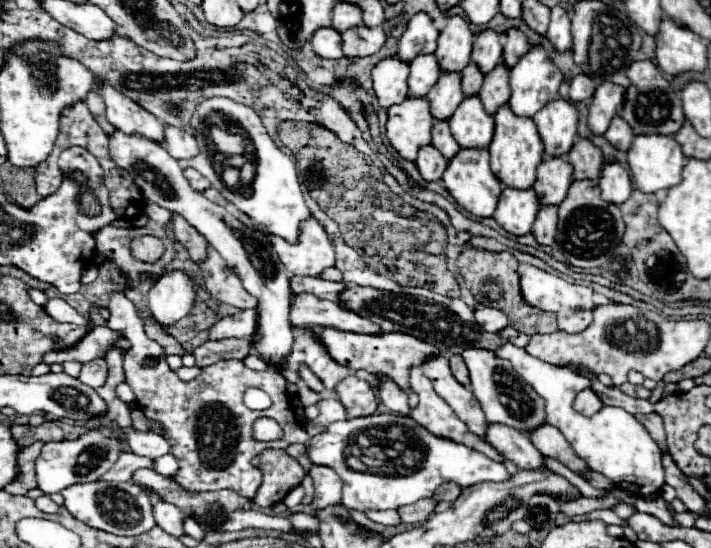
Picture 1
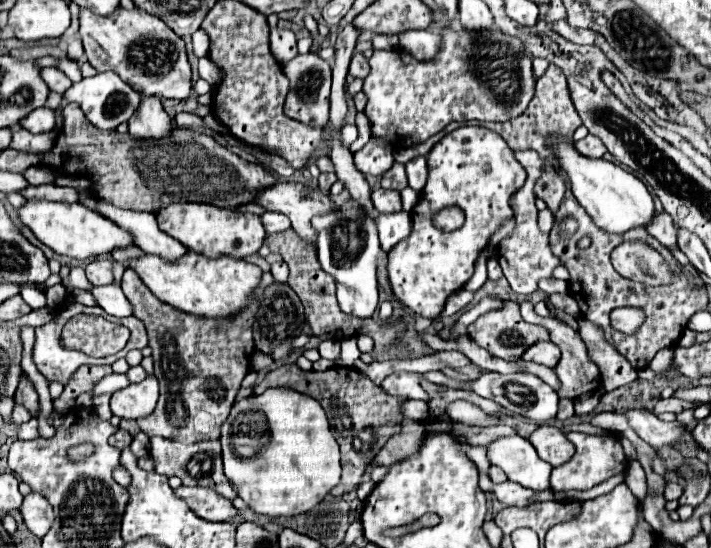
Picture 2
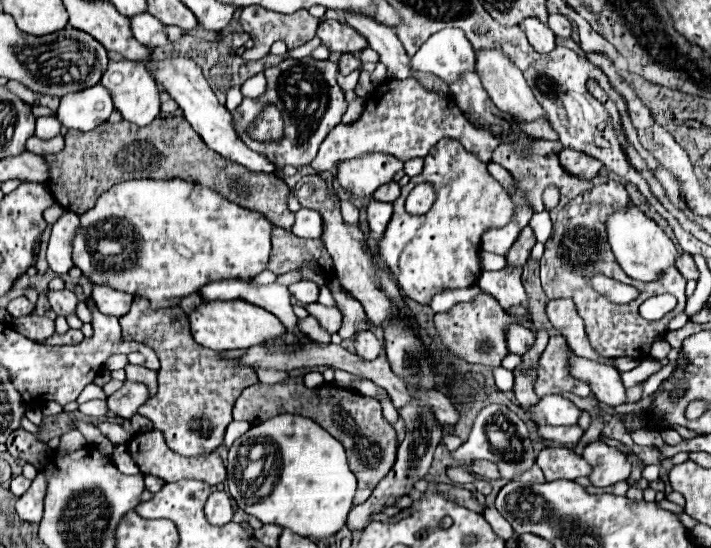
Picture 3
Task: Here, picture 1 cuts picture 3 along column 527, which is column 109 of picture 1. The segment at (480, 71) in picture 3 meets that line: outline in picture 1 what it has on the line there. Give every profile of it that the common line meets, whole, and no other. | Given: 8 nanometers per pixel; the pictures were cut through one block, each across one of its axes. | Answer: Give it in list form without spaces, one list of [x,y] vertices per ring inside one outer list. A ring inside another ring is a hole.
[[[94,84],[94,90],[102,96],[106,104],[106,118],[110,124],[114,124],[116,128],[122,128],[128,134],[140,132],[146,138],[152,138],[158,142],[164,140],[162,122],[150,112],[146,112],[146,108],[134,104],[134,100],[130,100],[128,96],[122,96],[122,92],[116,92],[116,88],[110,88],[110,84],[104,84],[104,86]]]

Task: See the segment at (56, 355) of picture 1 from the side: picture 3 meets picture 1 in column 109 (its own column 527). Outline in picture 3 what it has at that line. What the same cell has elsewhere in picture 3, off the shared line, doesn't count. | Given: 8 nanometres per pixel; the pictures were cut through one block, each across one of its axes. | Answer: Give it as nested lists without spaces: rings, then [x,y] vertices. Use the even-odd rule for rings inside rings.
[[[524,326],[510,328],[510,332],[506,334],[506,338],[508,338],[510,352],[518,354],[518,356],[524,356],[526,350],[536,342],[536,334],[530,328],[524,328]]]

